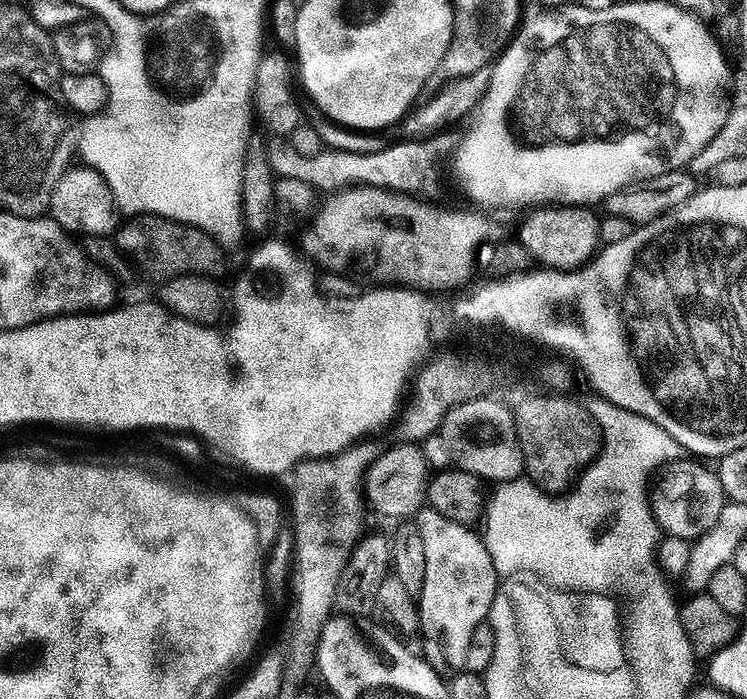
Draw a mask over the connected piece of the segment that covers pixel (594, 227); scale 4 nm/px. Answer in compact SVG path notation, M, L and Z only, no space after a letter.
M588 206L537 207L535 210L529 211L532 213L520 224L520 233L518 233L520 244L526 246L526 250L530 250L532 259L537 265L558 272L575 272L577 268L584 267L601 247L600 235L598 234L600 216L592 211L593 209Z

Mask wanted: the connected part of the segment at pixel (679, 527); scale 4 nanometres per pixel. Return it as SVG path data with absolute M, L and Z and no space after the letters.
M696 458L676 459L669 459L655 473L650 484L650 507L661 533L692 542L716 523L724 509L726 497L719 475L704 465L707 463Z

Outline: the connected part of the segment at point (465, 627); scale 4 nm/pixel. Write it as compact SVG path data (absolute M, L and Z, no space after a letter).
M421 508L414 517L414 527L422 538L426 554L426 578L418 597L418 632L421 637L424 635L422 652L437 670L460 670L466 662L466 649L474 626L485 623L492 610L497 585L494 562L479 531L454 522L433 508Z

